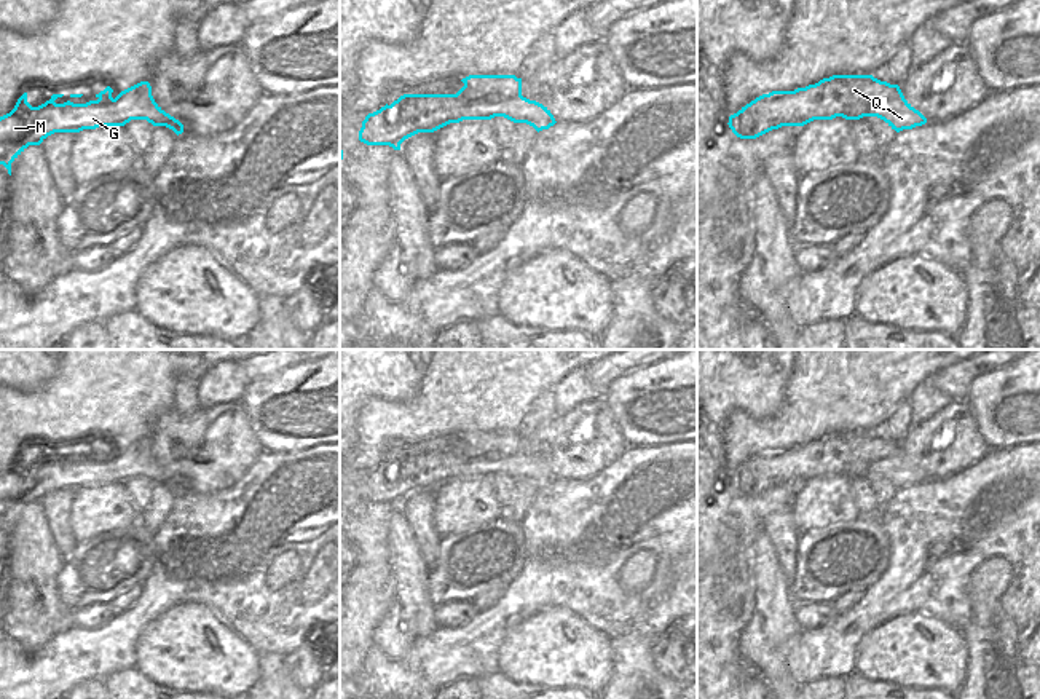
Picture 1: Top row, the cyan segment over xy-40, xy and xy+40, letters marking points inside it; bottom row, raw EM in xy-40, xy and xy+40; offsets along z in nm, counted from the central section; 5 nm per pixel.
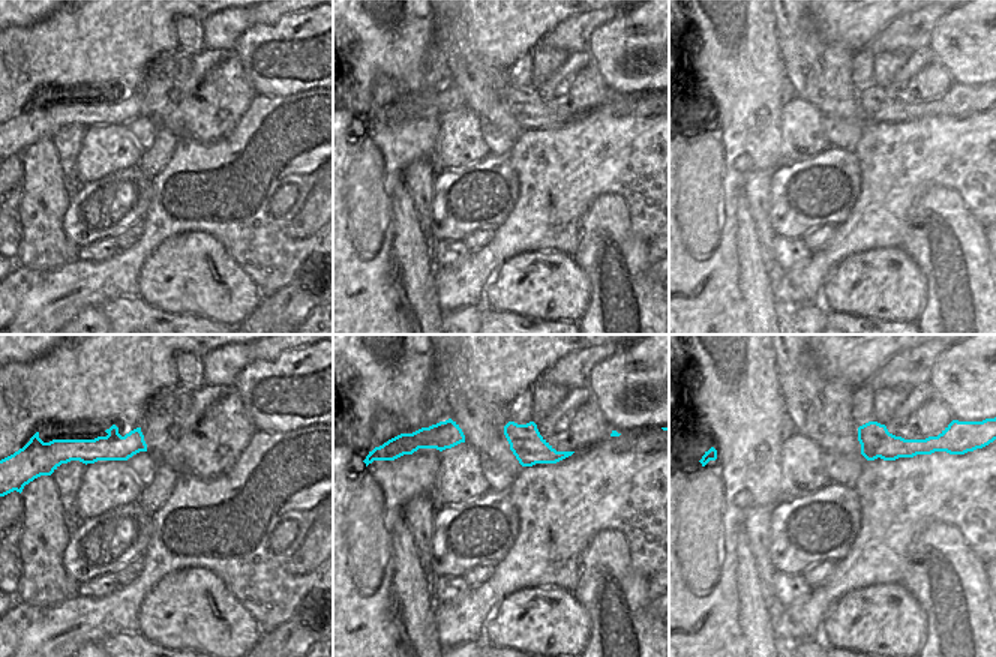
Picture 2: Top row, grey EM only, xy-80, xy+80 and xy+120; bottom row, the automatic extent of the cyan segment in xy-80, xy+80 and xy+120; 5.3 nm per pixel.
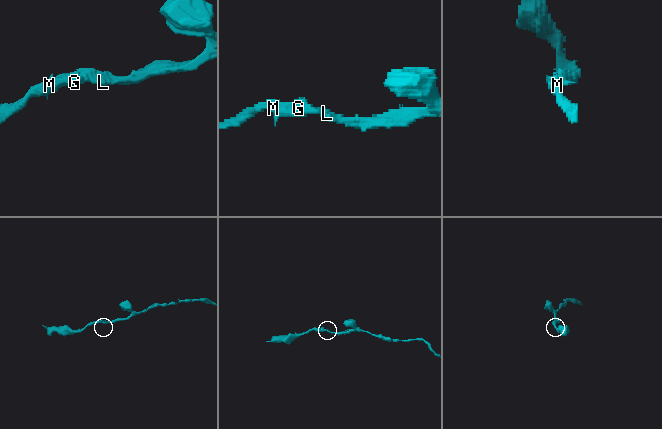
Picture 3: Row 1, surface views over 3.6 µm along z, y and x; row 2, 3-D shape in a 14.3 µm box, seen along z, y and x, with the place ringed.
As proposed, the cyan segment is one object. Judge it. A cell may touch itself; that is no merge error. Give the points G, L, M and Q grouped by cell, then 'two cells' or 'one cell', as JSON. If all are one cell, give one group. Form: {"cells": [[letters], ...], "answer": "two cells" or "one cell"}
{"cells": [["G", "L", "M", "Q"]], "answer": "one cell"}

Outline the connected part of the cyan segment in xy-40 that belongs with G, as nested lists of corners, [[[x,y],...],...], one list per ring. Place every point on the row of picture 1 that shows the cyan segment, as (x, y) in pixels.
[[[140,81],[115,99],[113,89],[107,86],[96,94],[96,101],[73,104],[70,101],[56,104],[64,94],[53,94],[49,101],[38,107],[27,102],[24,93],[14,109],[0,116],[0,164],[11,176],[11,163],[29,147],[40,145],[54,132],[80,132],[99,126],[124,126],[131,120],[147,120],[153,126],[166,126],[177,136],[183,132],[183,124],[166,113],[153,99],[148,81]]]

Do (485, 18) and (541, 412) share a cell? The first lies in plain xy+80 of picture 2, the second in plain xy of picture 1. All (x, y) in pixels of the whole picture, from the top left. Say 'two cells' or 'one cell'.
two cells

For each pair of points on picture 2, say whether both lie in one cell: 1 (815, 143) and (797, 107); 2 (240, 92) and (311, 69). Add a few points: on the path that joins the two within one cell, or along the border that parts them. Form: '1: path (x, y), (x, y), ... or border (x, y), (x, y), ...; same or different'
1: path (806, 134), (800, 128), (798, 116); same
2: border (237, 57), (255, 93); different

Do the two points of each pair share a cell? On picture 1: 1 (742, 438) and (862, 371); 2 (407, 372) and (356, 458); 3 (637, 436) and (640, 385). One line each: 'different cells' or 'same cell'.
1: same cell
2: different cells
3: same cell

